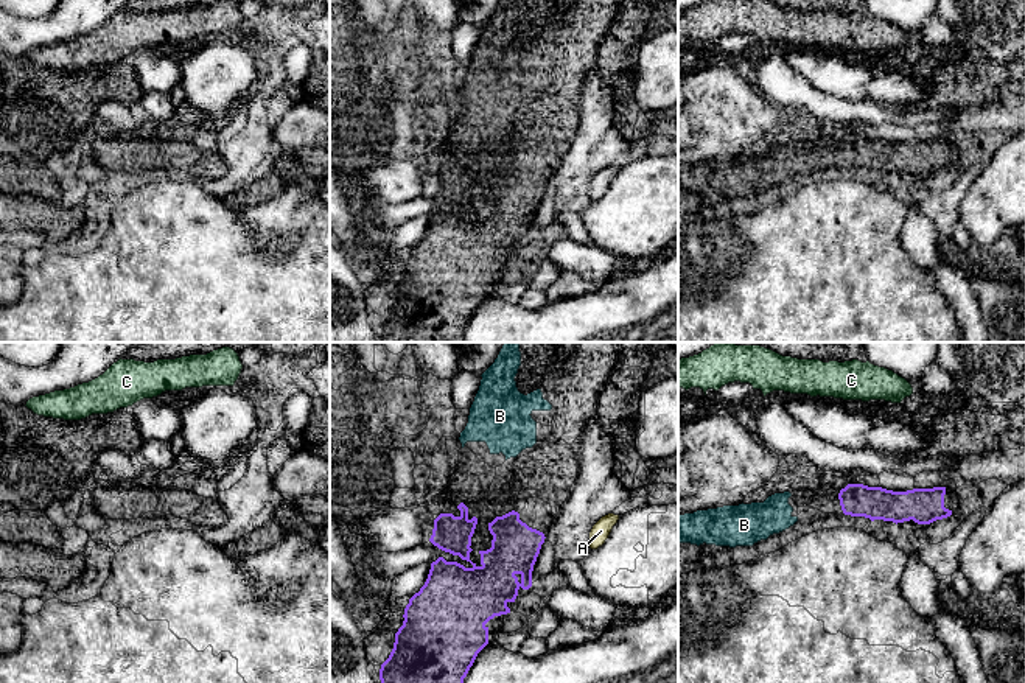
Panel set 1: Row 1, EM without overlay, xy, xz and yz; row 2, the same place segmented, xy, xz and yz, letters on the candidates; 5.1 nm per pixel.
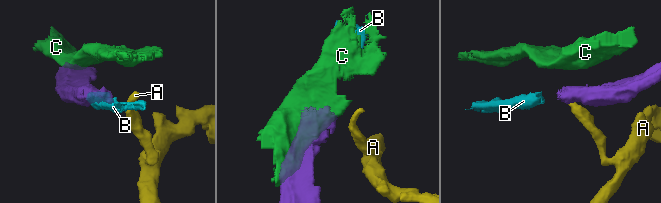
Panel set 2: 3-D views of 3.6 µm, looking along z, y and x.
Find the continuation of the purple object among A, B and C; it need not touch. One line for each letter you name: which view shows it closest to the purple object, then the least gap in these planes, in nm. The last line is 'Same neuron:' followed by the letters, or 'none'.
B: view yz; gap 240 nm
Same neuron: B

